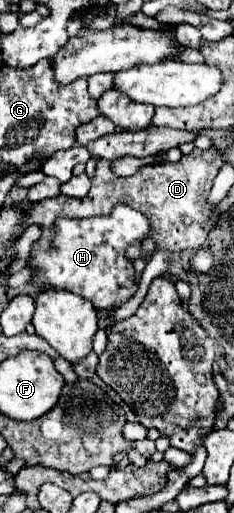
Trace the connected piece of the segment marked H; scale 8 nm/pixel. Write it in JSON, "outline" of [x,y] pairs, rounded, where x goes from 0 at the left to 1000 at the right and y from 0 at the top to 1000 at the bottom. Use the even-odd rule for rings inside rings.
{"outline":[[[496,400],[479,407],[479,415],[453,423],[393,423],[393,427],[248,423],[222,442],[179,442],[179,458],[128,489],[120,520],[145,528],[128,548],[171,567],[188,567],[197,559],[308,567],[308,571],[393,587],[410,602],[462,602],[487,595],[530,595],[547,583],[564,583],[581,575],[590,552],[598,552],[598,540],[581,536],[581,524],[573,524],[573,509],[538,497],[538,489],[581,470],[607,470],[615,462],[632,462],[632,454],[641,454],[632,423],[590,415],[556,400]]]}

